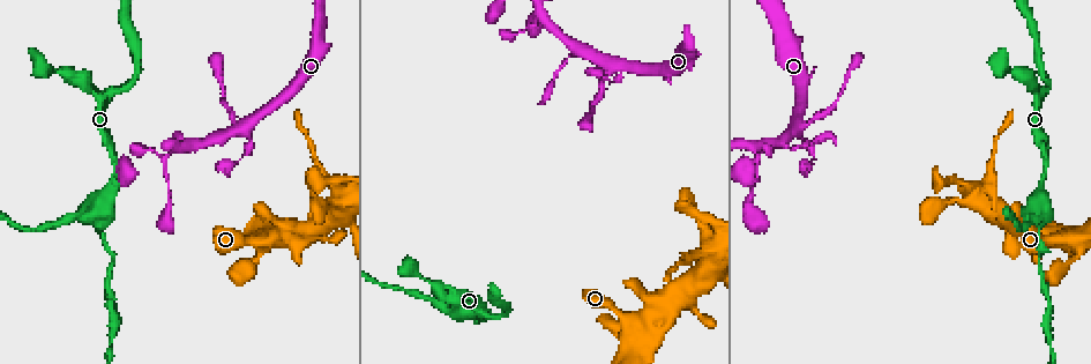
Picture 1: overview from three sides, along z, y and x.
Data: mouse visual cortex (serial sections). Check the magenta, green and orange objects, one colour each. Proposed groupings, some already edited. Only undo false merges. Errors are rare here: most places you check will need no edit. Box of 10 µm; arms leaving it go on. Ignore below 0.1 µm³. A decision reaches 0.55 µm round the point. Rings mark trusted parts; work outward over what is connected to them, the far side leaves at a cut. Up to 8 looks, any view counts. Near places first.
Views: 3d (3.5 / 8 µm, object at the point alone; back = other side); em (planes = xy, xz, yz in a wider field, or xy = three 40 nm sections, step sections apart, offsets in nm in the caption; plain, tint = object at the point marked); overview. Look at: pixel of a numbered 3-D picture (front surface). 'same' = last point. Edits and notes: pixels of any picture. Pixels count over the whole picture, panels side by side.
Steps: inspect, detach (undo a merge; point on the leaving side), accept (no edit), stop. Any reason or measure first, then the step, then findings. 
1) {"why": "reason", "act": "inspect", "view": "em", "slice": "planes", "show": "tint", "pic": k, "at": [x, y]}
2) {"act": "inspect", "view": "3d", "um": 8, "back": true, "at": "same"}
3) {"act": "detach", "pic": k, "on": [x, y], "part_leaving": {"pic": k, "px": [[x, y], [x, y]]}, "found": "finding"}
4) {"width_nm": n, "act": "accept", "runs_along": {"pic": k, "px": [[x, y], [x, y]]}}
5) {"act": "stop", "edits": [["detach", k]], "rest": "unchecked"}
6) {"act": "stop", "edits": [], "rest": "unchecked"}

{"why": "three arms meet", "act": "inspect", "view": "3d", "um": 3.5, "pic": 1, "at": [1044, 215]}

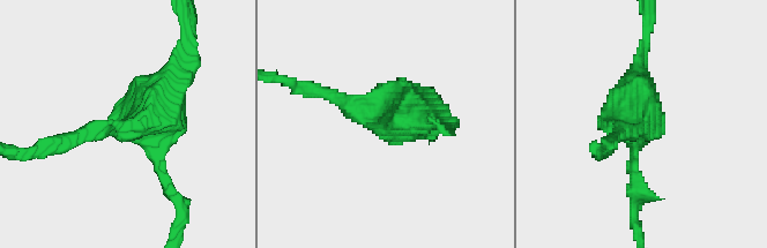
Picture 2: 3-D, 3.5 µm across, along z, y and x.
{"arms": 3, "arm_widths_nm": [150, 200, 250], "why": "need the tissue", "act": "inspect", "view": "em", "slice": "xy", "step": 3, "show": "tint", "pic": 2, "at": [647, 125]}

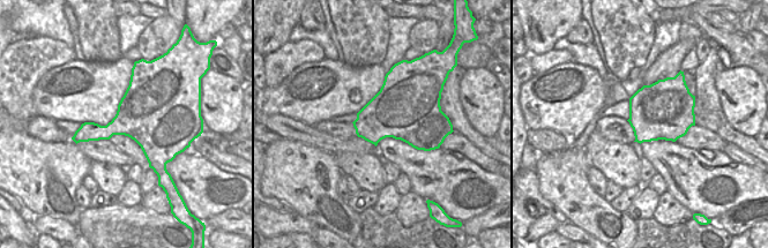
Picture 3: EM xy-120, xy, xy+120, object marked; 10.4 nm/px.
{"act": "accept", "runs_along": {"pic": 2, "px": [[191, 52], [151, 102], [169, 190]]}, "found": "all the same cell"}

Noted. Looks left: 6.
{"why": "sudden change in width", "act": "inspect", "view": "3d", "um": 3.5, "pic": 1, "at": [708, 253]}

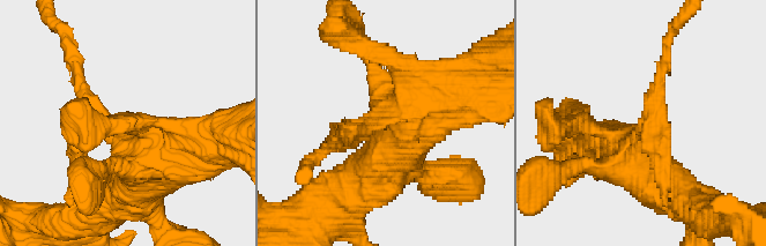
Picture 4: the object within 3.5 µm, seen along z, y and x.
{"why": "now the EM", "act": "inspect", "view": "em", "slice": "planes", "show": "tint", "pic": 4, "at": [384, 121]}

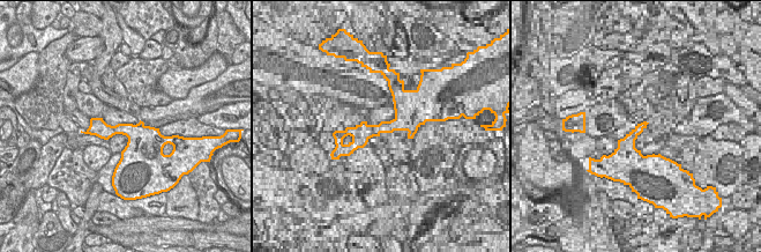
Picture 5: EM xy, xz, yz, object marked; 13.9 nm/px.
{"act": "inspect", "view": "em", "slice": "xy", "step": 1, "show": "tint", "at": "same"}

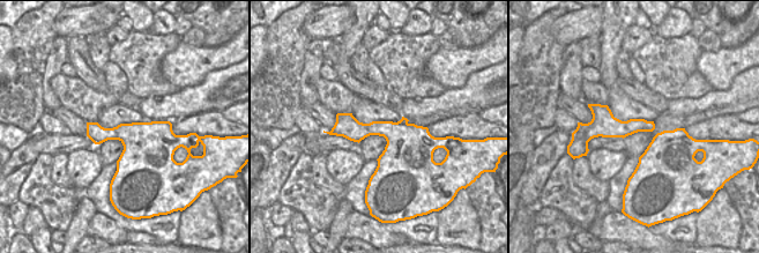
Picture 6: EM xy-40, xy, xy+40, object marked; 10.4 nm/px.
{"act": "accept", "runs_along": {"pic": 4, "px": [[138, 180], [149, 151], [77, 76]]}, "found": "one cell here"}

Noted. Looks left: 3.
{"act": "inspect", "view": "em", "slice": "xy", "step": 3, "show": "tint", "pic": 1, "at": [800, 126]}

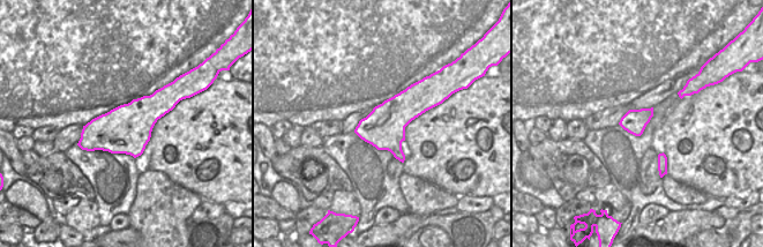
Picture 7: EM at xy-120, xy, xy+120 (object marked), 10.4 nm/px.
{"act": "inspect", "view": "3d", "um": 3.5, "at": "same"}

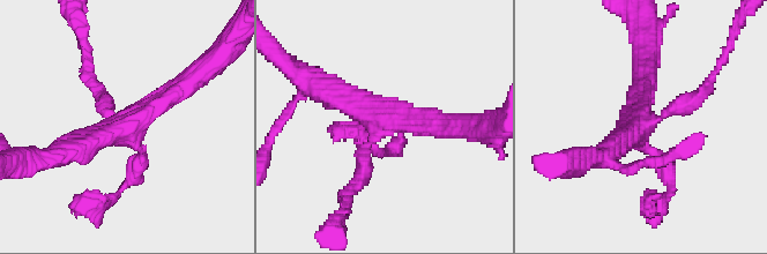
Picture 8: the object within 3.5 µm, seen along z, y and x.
{"width_nm": 440, "act": "accept", "runs_along": {"pic": 8, "px": [[196, 77], [126, 127], [69, 149]]}, "found": "one cell here"}

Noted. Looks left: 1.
{"act": "stop", "edits": [], "rest": "unchecked"}

